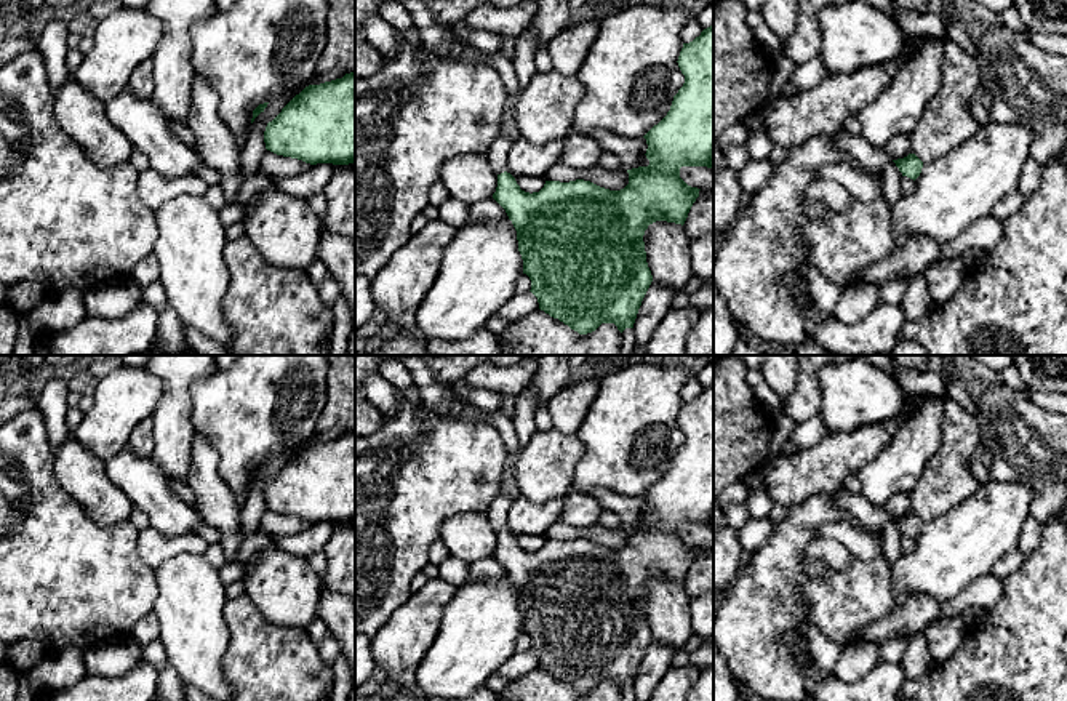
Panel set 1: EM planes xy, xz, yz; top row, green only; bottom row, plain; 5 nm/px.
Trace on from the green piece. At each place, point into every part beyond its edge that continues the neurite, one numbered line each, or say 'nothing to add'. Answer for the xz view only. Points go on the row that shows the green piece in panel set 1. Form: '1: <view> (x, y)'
1: xz (498, 151)

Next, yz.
nothing to add

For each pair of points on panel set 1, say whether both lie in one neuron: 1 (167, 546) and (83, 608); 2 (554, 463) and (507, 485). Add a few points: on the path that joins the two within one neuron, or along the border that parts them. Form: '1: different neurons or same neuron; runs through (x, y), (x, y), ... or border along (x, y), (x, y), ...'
1: different neurons; border along (139, 532), (138, 556), (152, 570)
2: different neurons; border along (515, 456), (514, 480), (520, 493)

